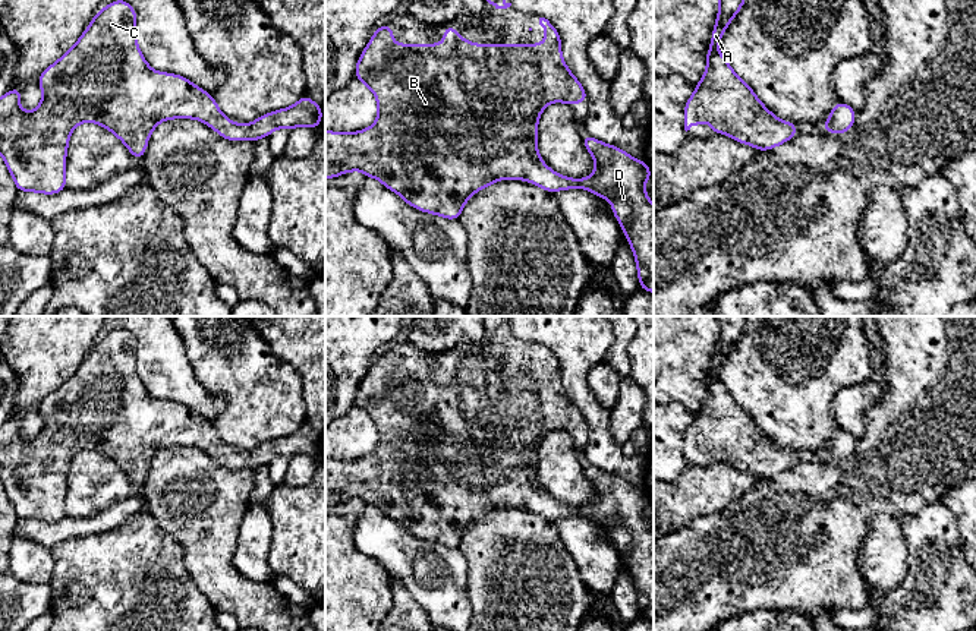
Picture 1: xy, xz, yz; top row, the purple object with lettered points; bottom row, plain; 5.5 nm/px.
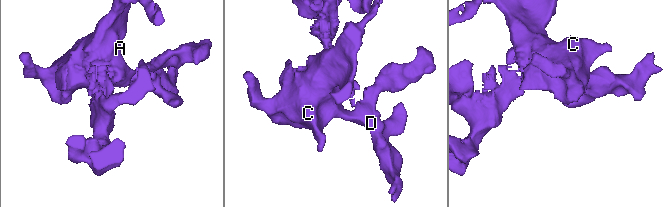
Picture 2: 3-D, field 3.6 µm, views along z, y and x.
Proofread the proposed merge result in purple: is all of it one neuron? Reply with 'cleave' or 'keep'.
keep

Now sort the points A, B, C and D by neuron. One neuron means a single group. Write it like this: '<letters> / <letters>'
A B C D

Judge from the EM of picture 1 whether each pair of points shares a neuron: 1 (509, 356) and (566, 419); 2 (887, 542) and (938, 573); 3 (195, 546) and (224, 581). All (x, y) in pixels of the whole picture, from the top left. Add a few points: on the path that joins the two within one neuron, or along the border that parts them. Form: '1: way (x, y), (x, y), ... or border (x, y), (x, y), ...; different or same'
1: way (522, 372), (550, 403); same
2: border (909, 548), (907, 571), (894, 587); different
3: way (204, 555), (216, 573); same

